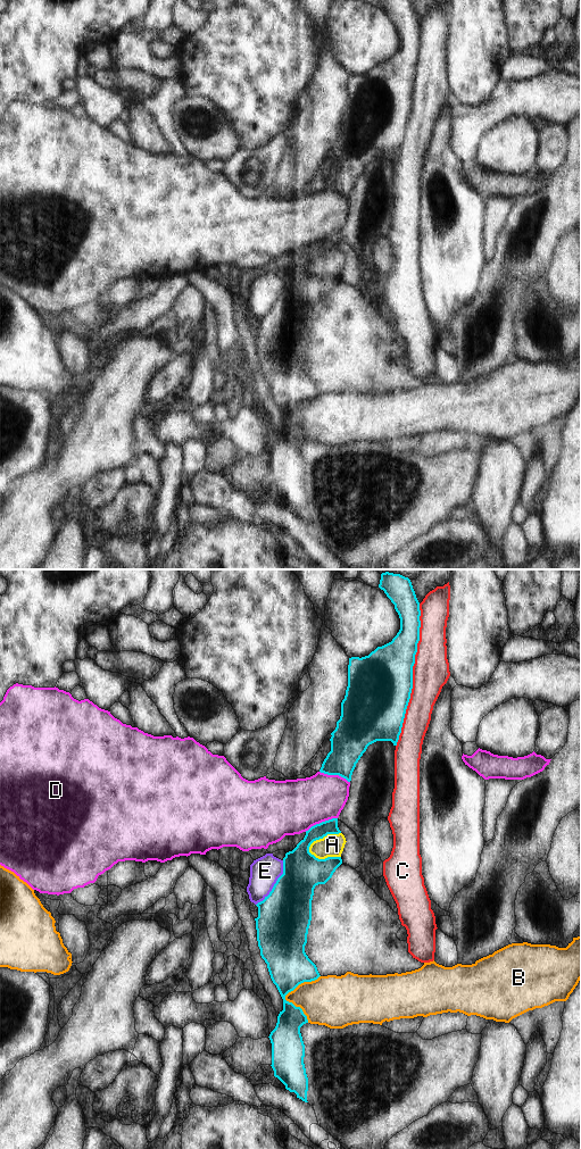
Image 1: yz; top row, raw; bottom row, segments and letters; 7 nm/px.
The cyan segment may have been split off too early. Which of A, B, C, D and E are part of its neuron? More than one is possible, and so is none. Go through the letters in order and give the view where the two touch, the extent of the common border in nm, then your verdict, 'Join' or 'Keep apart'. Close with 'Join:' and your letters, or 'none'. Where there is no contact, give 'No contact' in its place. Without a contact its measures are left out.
A: Touches cyan in yz. Shared border 280 nm. Keep apart
B: Touches cyan in yz. Shared border 340 nm. Keep apart
C: Touches cyan in yz. Shared border 1000 nm. Keep apart
D: Touches cyan in yz. Shared border 260 nm. Keep apart
E: Touches cyan in yz. Shared border 380 nm. Keep apart
Join: none.

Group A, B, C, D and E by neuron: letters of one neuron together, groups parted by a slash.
A E / B / C / D

